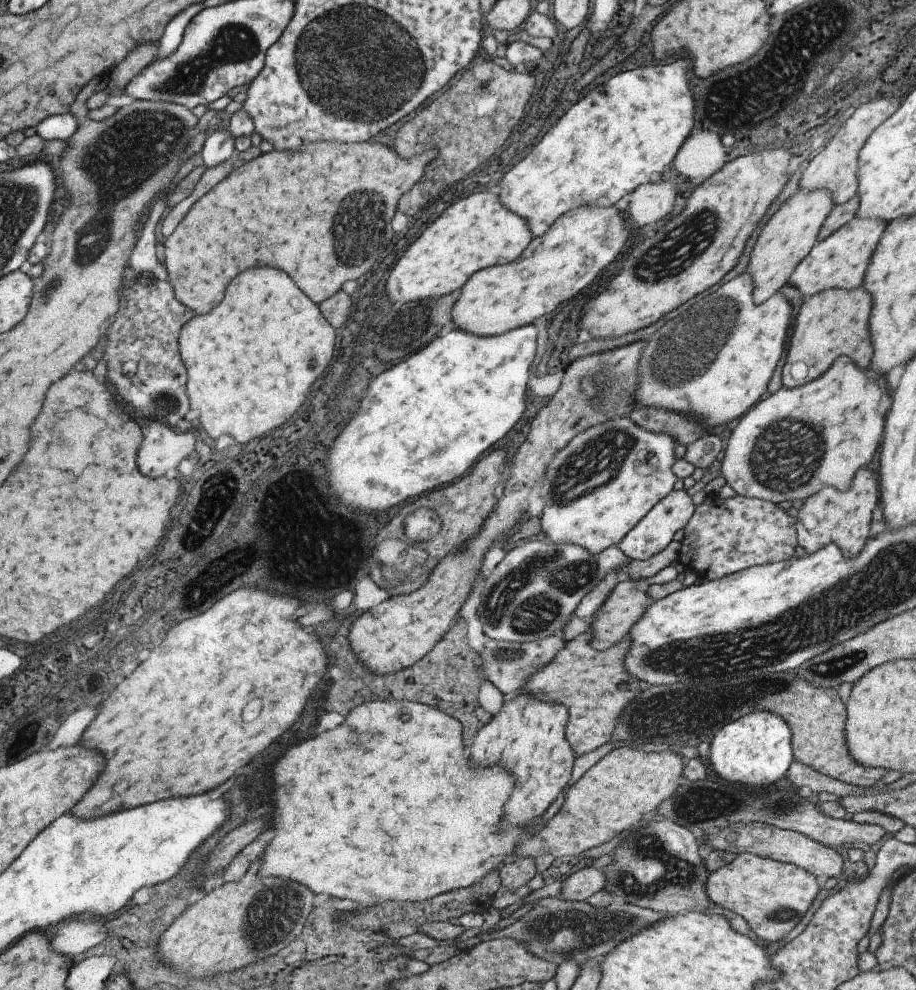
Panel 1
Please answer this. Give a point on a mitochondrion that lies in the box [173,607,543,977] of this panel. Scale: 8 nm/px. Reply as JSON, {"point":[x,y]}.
{"point":[271,913]}

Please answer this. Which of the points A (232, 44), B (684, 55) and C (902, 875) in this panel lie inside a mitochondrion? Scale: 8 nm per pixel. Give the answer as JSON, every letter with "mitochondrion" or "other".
{"A":"mitochondrion","B":"other","C":"other"}

